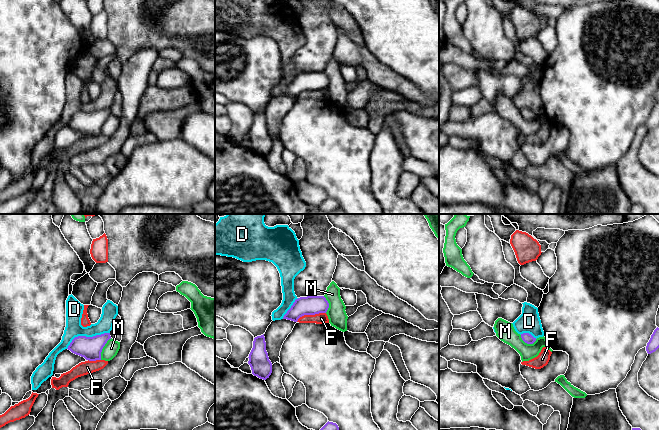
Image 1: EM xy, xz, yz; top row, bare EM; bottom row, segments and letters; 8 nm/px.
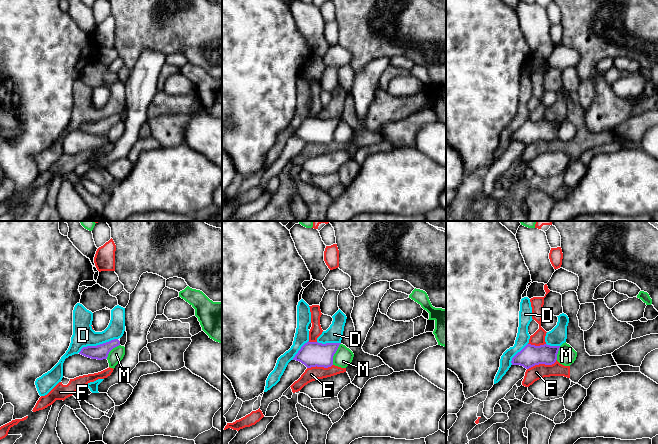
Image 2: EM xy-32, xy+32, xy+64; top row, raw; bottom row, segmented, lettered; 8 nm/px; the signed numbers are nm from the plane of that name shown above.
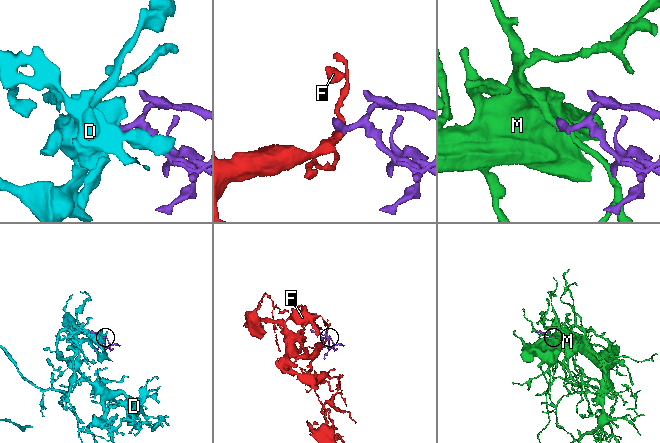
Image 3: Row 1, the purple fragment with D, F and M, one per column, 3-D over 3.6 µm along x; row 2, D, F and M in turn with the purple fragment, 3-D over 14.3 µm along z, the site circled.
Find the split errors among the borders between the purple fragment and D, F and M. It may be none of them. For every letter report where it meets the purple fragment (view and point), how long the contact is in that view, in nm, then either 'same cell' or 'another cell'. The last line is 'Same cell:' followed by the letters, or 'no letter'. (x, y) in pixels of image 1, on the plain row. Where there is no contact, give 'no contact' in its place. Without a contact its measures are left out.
D: xy (85, 112) | 380 nm | another cell
F: xz (310, 90) | 260 nm | another cell
M: xy (102, 124) | 200 nm | another cell
Same cell: no letter

